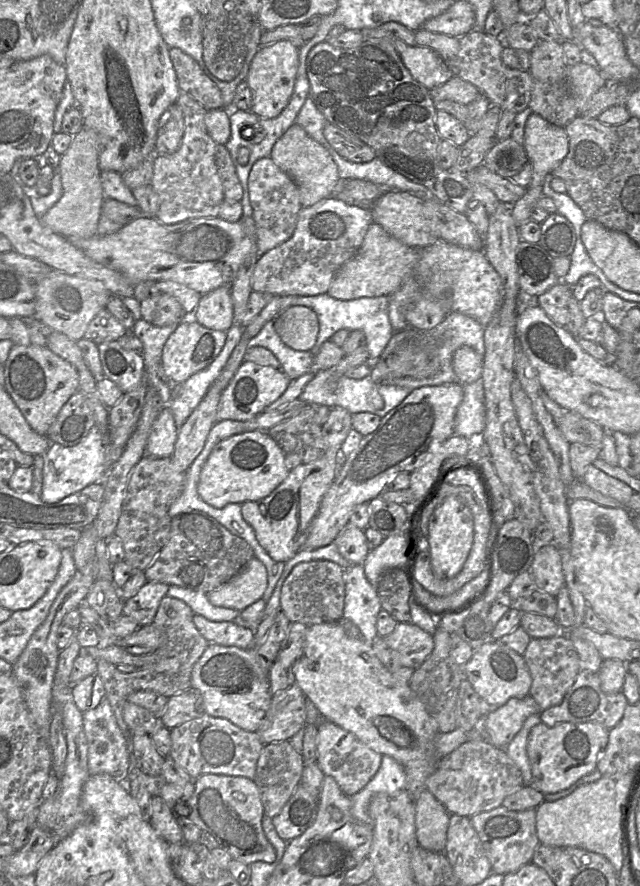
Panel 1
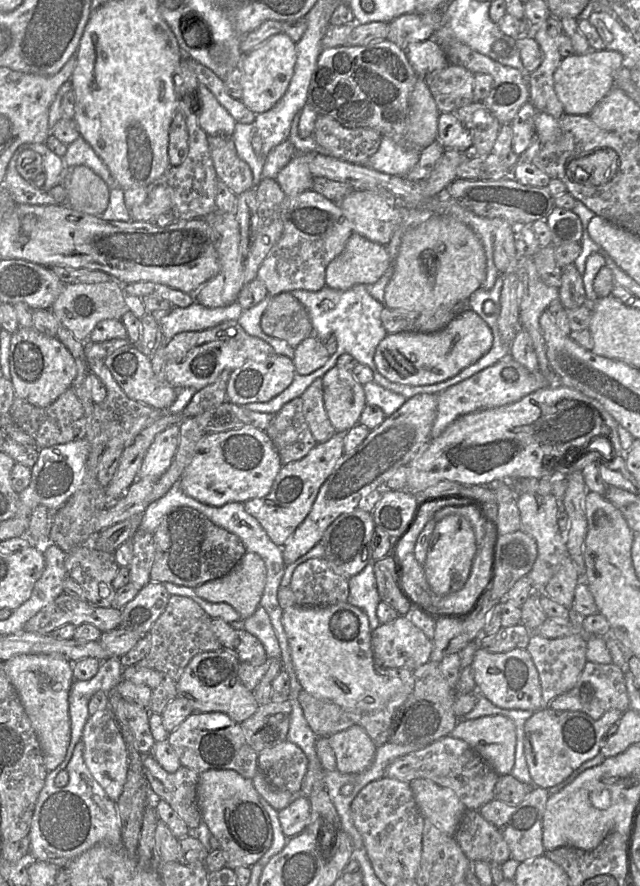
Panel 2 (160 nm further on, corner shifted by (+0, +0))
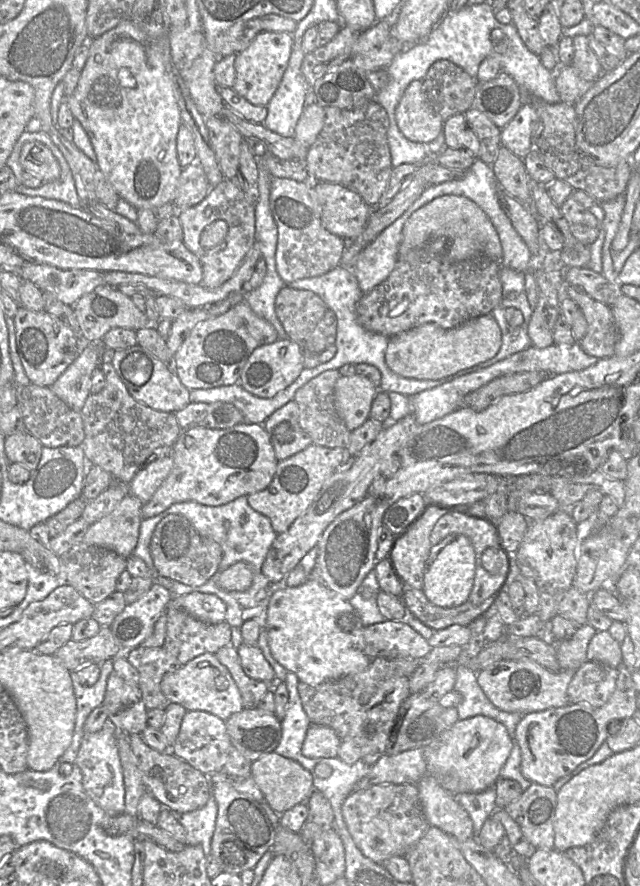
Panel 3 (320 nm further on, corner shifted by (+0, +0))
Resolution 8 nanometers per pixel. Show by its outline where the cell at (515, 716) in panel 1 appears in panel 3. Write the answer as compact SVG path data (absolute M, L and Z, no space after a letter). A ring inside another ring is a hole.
M479 715L458 720L451 727L445 728L436 740L423 747L426 775L435 778L441 787L451 794L482 792L494 786L513 745L514 741L505 726L489 717Z

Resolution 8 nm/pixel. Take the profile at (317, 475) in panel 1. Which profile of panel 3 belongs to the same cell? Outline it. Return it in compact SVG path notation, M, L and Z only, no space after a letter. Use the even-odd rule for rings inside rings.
M313 443L305 450L279 461L269 486L248 495L248 504L268 517L273 530L281 534L309 508L324 483L345 463L343 448L328 448Z

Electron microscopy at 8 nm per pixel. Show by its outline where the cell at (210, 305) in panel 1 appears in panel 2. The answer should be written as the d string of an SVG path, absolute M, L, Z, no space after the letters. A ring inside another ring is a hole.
M218 210L205 216L208 224L214 231L215 246L218 253L220 270L195 293L195 301L208 308L230 305L237 301L239 293L244 286L245 258L240 252L240 228L235 213L224 213Z

